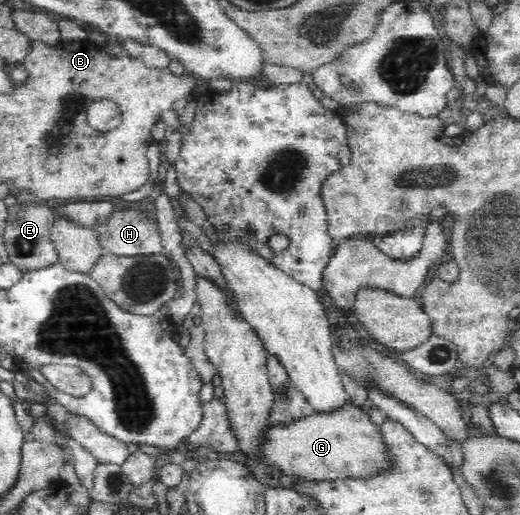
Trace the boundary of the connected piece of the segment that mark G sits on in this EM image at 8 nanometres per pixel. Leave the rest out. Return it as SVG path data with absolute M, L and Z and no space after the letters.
M354 404L345 405L334 413L314 413L290 424L269 430L262 449L262 460L286 475L307 480L370 479L394 469L385 435L368 414Z

